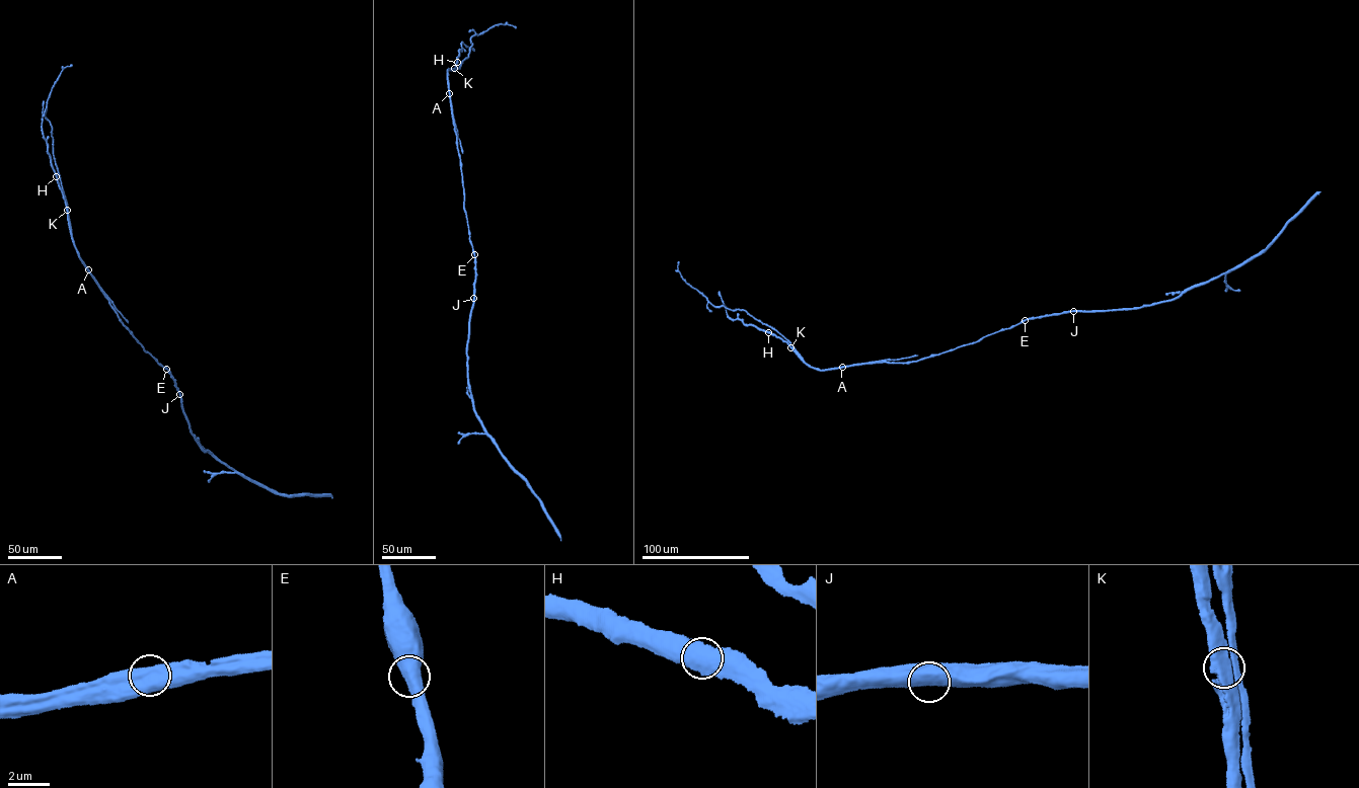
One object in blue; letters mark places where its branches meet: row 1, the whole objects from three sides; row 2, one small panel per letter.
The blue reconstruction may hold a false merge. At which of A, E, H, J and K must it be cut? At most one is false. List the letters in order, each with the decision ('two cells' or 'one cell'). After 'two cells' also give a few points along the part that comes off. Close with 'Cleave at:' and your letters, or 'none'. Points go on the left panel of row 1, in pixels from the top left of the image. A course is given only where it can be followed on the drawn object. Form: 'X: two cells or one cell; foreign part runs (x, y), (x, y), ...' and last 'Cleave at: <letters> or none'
A: two cells; foreign part runs (88, 269), (75, 247), (53, 151), (52, 128), (45, 115), (59, 76), (64, 68), (72, 65)
E: one cell
H: one cell
J: one cell
K: one cell
Cleave at: A

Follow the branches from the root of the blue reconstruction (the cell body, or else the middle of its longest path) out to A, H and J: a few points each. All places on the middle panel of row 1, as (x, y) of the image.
A: (556, 530), (527, 482), (488, 437), (473, 407), (468, 385), (474, 255), (449, 93)
H: (556, 530), (527, 482), (488, 437), (473, 407), (468, 383), (467, 343), (475, 270), (447, 75), (457, 62)
J: (556, 530), (527, 482), (489, 437), (473, 407), (468, 383), (466, 355), (473, 298)

